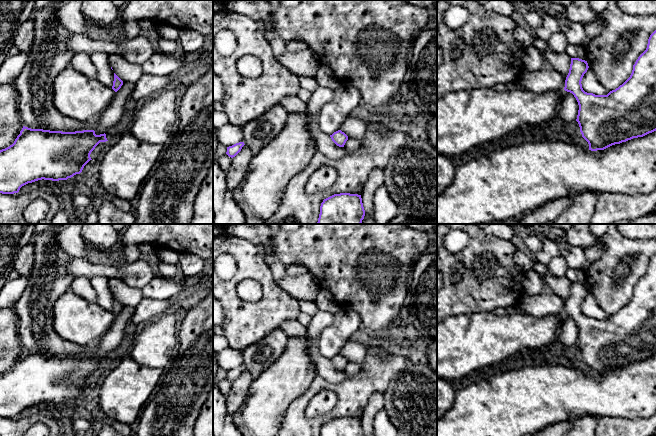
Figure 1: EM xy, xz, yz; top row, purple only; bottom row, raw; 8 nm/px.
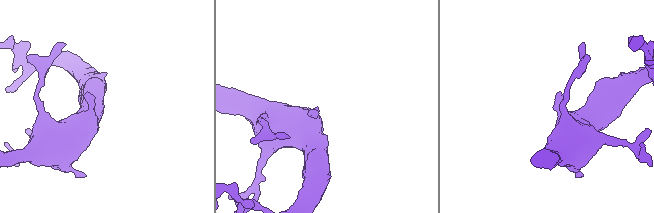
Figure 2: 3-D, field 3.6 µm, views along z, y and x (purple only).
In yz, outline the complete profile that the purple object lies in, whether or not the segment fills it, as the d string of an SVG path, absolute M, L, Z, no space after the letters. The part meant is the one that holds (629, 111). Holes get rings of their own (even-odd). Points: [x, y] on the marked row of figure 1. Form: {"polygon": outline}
{"polygon": "M656 30L650 35L646 50L633 65L630 77L607 95L595 95L583 90L581 81L588 68L587 61L571 58L564 90L572 93L578 102L576 121L582 137L589 144L589 150L604 150L656 131Z"}

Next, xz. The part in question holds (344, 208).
{"polygon": "M334 194L321 203L317 224L361 224L364 216L361 195Z"}

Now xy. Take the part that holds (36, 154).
{"polygon": "M23 126L14 143L0 150L0 193L18 193L20 188L38 180L67 180L80 174L92 160L91 152L100 142L108 141L106 134L96 135L94 130L75 132L31 129Z"}

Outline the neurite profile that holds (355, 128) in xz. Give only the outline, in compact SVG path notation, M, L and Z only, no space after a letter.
M348 117L340 126L342 132L344 132L348 138L353 138L359 142L363 142L366 137L367 125L363 119L354 117Z

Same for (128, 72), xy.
M108 55L110 66L114 73L123 81L135 84L144 74L139 64L128 62L121 55Z

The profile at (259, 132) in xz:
M281 104L242 126L244 144L254 153L260 152L282 130L287 112Z

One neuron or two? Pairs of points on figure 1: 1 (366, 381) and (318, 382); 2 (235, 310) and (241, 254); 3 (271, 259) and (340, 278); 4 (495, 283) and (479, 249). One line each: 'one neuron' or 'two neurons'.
1: one neuron
2: one neuron
3: two neurons
4: one neuron

